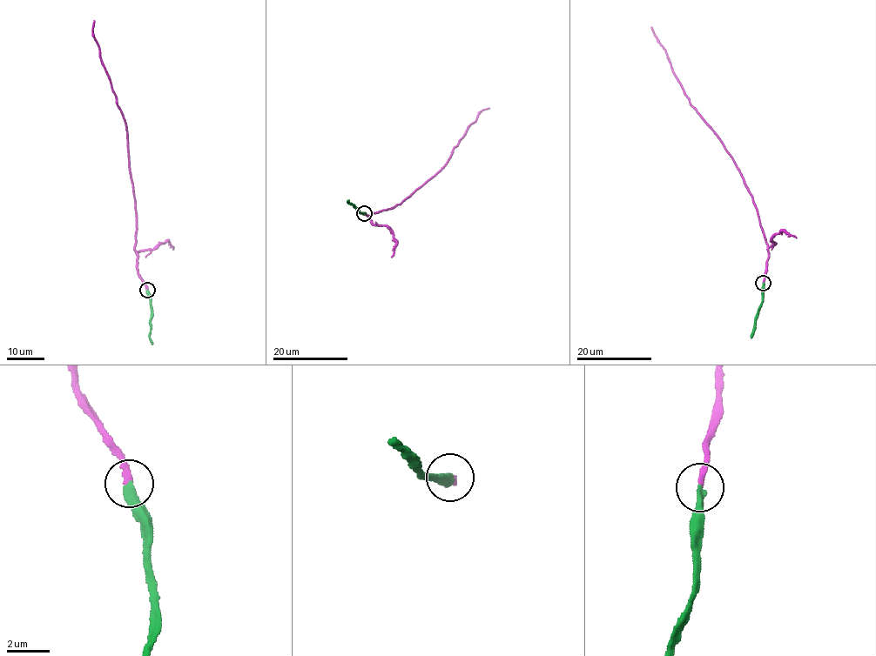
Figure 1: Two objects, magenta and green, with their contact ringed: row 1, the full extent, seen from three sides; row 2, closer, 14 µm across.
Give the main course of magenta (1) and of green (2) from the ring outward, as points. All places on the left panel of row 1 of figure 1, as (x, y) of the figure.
1: (147, 291), (138, 274), (134, 248), (137, 223), (129, 167), (126, 123), (101, 61), (92, 30), (94, 21)
2: (147, 291), (151, 310), (150, 340), (152, 344)

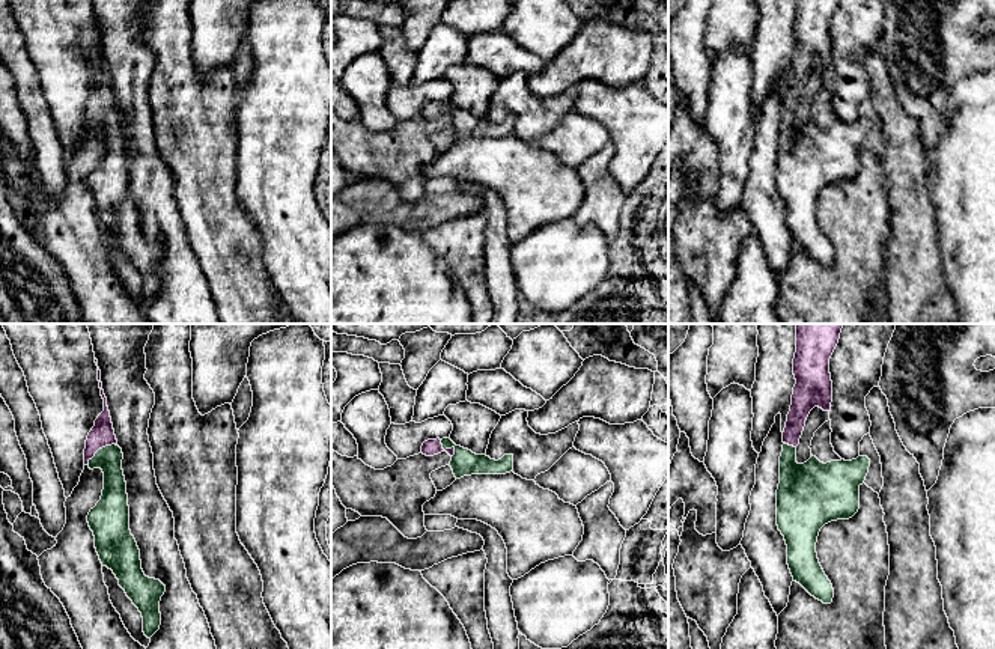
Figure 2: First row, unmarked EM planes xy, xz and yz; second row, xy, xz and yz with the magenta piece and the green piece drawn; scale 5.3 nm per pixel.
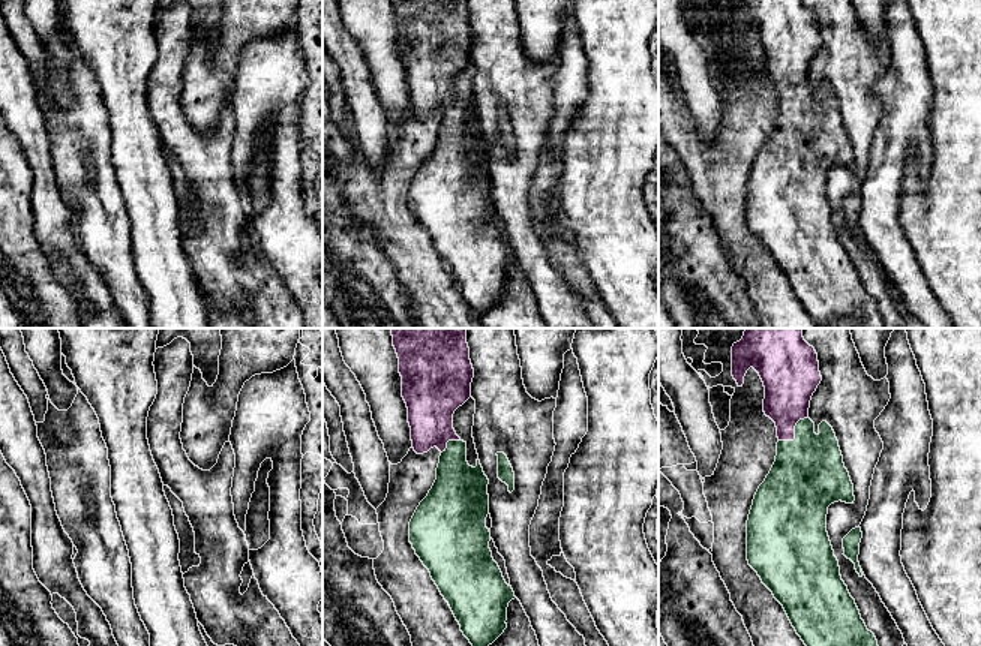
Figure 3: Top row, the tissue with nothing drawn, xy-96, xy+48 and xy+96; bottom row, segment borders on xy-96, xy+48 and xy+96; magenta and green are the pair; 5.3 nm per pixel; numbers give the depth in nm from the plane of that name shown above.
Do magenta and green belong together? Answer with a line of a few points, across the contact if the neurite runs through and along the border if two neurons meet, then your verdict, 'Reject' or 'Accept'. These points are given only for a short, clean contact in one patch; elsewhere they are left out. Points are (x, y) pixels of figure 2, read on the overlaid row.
Line: xy (103, 434), (100, 447), (109, 458). Accept

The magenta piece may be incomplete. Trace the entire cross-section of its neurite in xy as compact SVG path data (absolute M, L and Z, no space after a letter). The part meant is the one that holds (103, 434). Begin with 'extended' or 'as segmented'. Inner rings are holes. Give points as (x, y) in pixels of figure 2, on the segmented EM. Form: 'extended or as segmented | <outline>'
extended | M99 367L98 381L104 411L87 435L84 465L90 470L102 470L104 489L101 500L90 509L87 523L102 566L113 571L119 586L138 608L143 617L143 632L151 638L161 625L160 601L166 586L160 580L146 577L141 569L140 550L129 530L129 506L122 470L123 453L114 435Z

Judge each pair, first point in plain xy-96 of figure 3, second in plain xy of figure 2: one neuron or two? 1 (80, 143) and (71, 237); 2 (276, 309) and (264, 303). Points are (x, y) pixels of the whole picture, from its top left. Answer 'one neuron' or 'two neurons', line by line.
1: two neurons
2: one neuron

